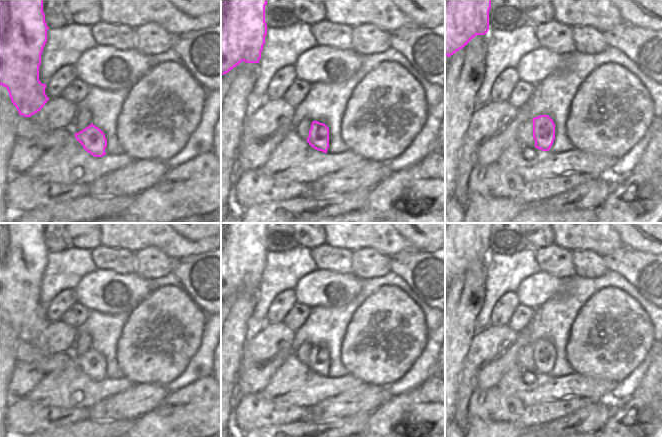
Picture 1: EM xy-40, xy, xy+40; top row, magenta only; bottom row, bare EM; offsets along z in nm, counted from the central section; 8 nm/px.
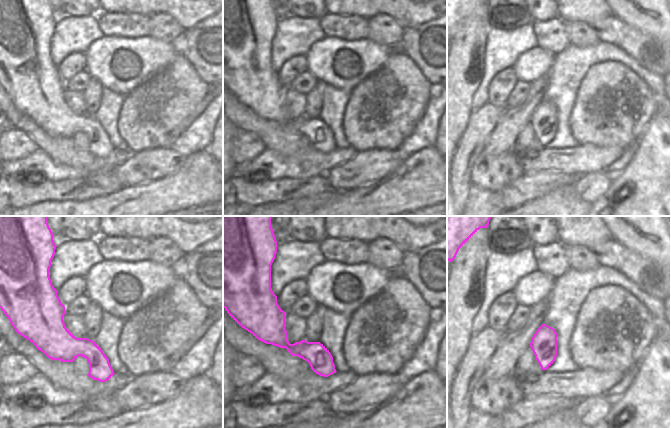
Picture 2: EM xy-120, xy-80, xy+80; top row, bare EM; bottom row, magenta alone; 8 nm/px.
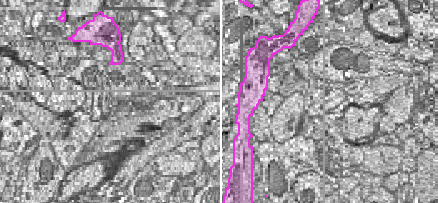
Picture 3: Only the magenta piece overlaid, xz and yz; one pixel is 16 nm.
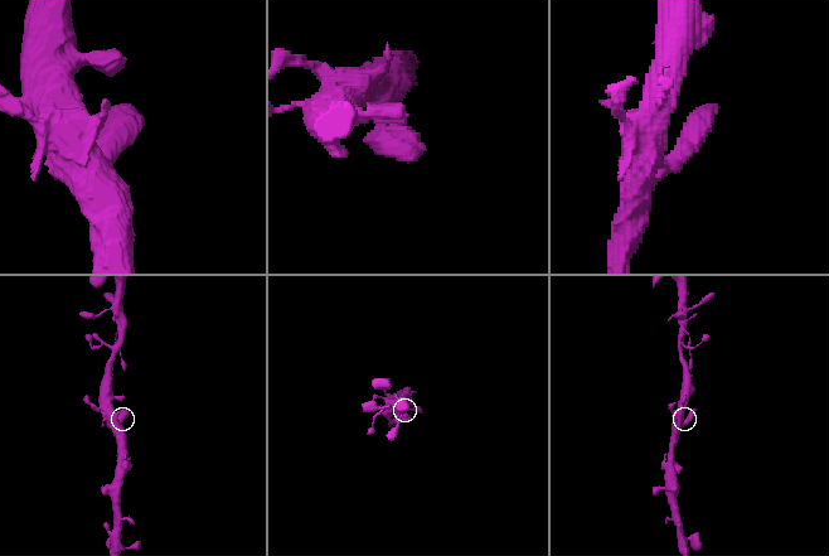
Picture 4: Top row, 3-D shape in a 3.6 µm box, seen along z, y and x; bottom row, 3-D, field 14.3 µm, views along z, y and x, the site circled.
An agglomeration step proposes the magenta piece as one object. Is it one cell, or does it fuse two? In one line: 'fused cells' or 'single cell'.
single cell

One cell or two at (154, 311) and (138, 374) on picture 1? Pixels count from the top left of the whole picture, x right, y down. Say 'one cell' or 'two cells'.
one cell

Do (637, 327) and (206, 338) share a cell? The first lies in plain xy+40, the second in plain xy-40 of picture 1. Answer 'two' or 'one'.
two

